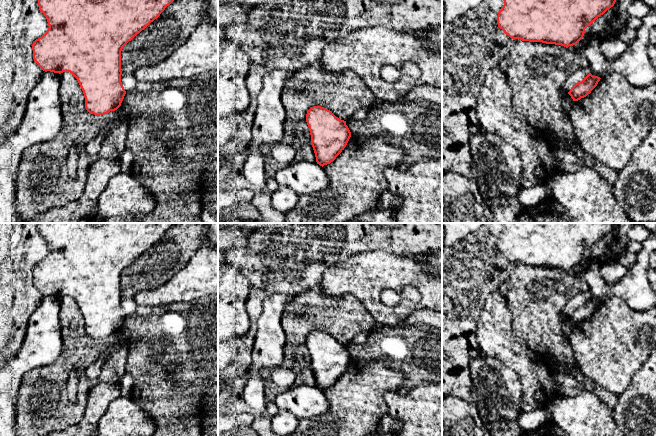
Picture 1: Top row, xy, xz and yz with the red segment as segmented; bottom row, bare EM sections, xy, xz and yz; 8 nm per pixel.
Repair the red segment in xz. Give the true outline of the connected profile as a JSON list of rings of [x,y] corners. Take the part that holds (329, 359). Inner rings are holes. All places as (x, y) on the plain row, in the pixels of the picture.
[[[313,330],[307,335],[306,346],[317,388],[322,391],[330,388],[344,374],[351,361],[346,345],[324,331]]]

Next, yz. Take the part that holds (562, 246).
[[[504,223],[497,248],[513,264],[561,269],[576,269],[585,253],[614,230],[616,223]]]

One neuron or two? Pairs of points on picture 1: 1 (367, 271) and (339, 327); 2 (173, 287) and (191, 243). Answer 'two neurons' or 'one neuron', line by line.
1: two neurons
2: two neurons

